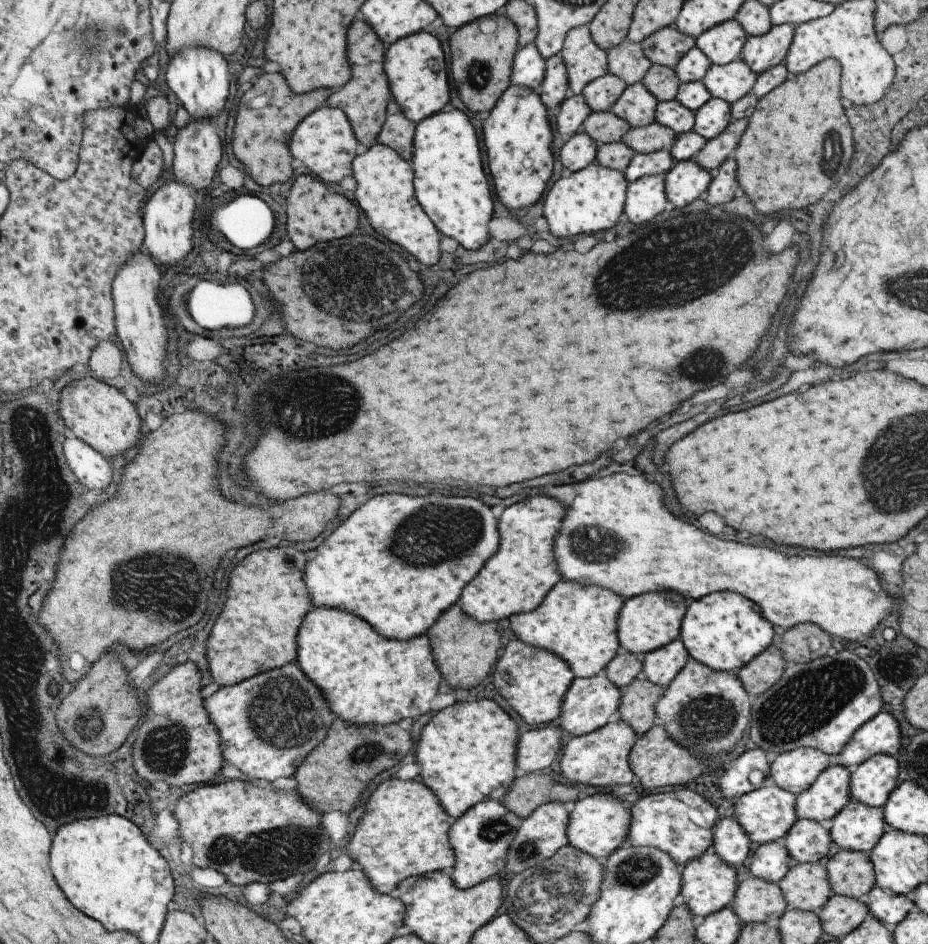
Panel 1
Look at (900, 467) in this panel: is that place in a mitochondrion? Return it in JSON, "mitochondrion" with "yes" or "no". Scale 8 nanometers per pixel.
{"mitochondrion":"yes"}

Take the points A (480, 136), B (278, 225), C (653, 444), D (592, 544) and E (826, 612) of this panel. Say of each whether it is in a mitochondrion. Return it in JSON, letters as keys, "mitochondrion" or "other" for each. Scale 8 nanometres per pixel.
{"A":"other","B":"other","C":"other","D":"mitochondrion","E":"other"}

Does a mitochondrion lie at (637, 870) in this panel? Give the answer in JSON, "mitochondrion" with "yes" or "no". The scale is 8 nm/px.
{"mitochondrion":"yes"}

